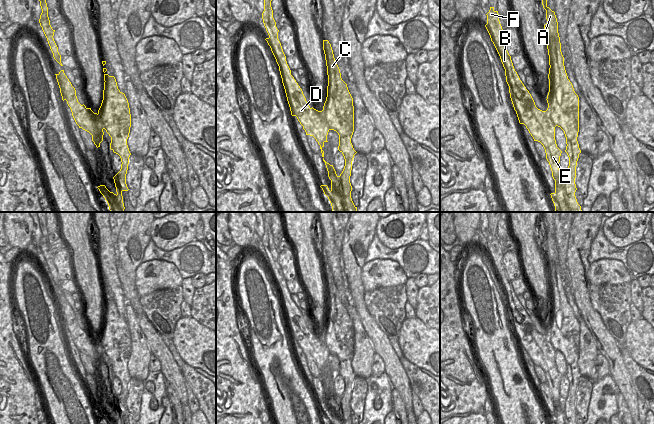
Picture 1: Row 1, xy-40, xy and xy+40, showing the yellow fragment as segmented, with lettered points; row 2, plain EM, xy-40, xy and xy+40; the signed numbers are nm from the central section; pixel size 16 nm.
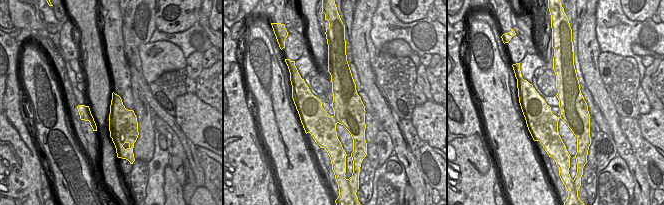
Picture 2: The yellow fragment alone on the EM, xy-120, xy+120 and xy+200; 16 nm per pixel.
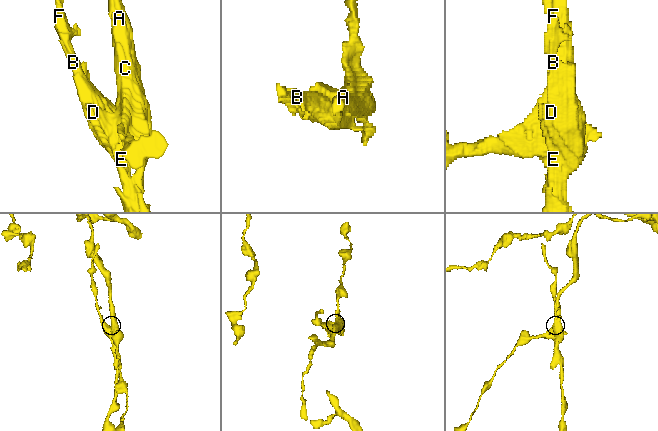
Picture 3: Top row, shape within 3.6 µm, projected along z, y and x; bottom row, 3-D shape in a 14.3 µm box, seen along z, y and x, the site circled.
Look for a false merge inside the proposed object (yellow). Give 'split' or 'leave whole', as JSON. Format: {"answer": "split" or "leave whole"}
{"answer": "split"}

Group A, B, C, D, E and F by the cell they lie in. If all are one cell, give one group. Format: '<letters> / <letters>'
A B C D E / F

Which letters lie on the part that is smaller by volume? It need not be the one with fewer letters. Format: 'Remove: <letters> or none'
Remove: F

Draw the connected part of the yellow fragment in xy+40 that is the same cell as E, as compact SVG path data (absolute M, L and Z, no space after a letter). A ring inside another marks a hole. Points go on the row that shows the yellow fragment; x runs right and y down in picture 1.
M542 0L543 8L546 10L547 23L544 25L544 33L547 42L547 49L549 55L549 92L547 95L548 108L546 111L538 109L535 102L520 80L517 72L514 69L511 56L508 52L505 55L500 55L501 62L505 69L506 82L509 86L510 98L516 111L520 124L524 124L534 141L540 142L546 153L546 159L549 162L552 177L555 180L555 192L551 193L551 198L555 206L555 212L582 212L581 206L578 204L575 192L577 190L575 184L576 166L581 150L577 141L579 132L579 97L575 93L570 80L568 79L565 66L564 57L561 52L561 43L558 33L558 22L555 12L547 6L547 0ZM555 127L560 127L566 137L566 150L569 157L568 171L565 176L560 174L559 162L562 151L557 147L555 140Z

